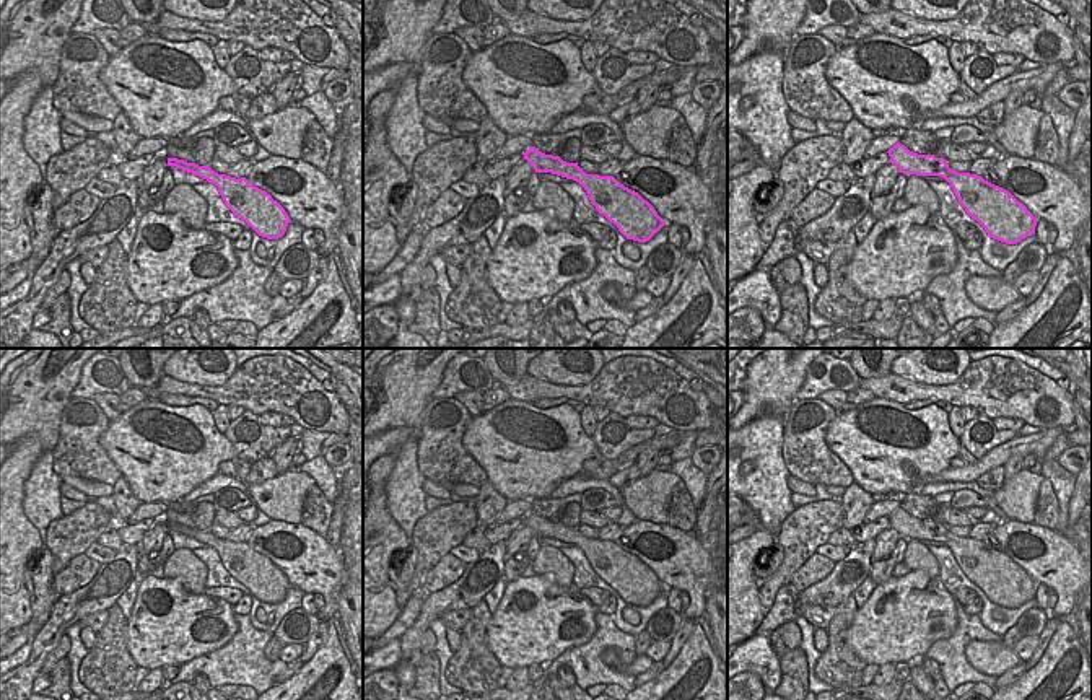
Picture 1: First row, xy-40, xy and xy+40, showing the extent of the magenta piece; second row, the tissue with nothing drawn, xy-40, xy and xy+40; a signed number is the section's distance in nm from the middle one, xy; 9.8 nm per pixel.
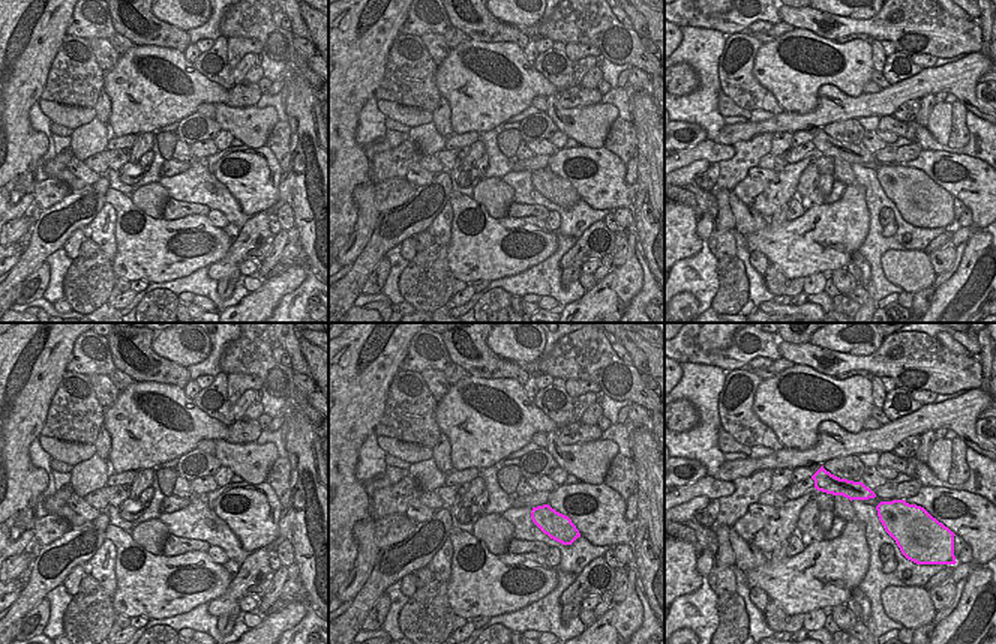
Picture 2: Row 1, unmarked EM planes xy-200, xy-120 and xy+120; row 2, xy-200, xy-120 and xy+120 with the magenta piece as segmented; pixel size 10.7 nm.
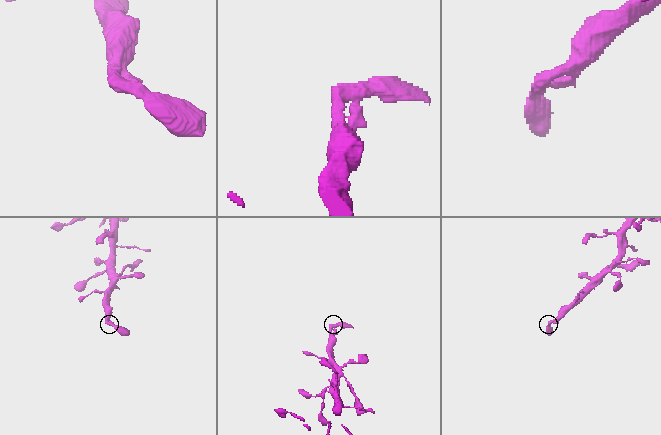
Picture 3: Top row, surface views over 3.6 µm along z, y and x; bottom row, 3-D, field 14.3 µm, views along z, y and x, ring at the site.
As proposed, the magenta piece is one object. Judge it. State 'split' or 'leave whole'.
leave whole

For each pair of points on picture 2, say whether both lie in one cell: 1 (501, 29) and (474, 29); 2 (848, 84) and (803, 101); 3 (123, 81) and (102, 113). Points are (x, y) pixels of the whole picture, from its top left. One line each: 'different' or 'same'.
1: same
2: same
3: different

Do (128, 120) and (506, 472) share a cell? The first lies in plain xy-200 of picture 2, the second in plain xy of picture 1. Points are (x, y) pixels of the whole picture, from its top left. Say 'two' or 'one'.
one

